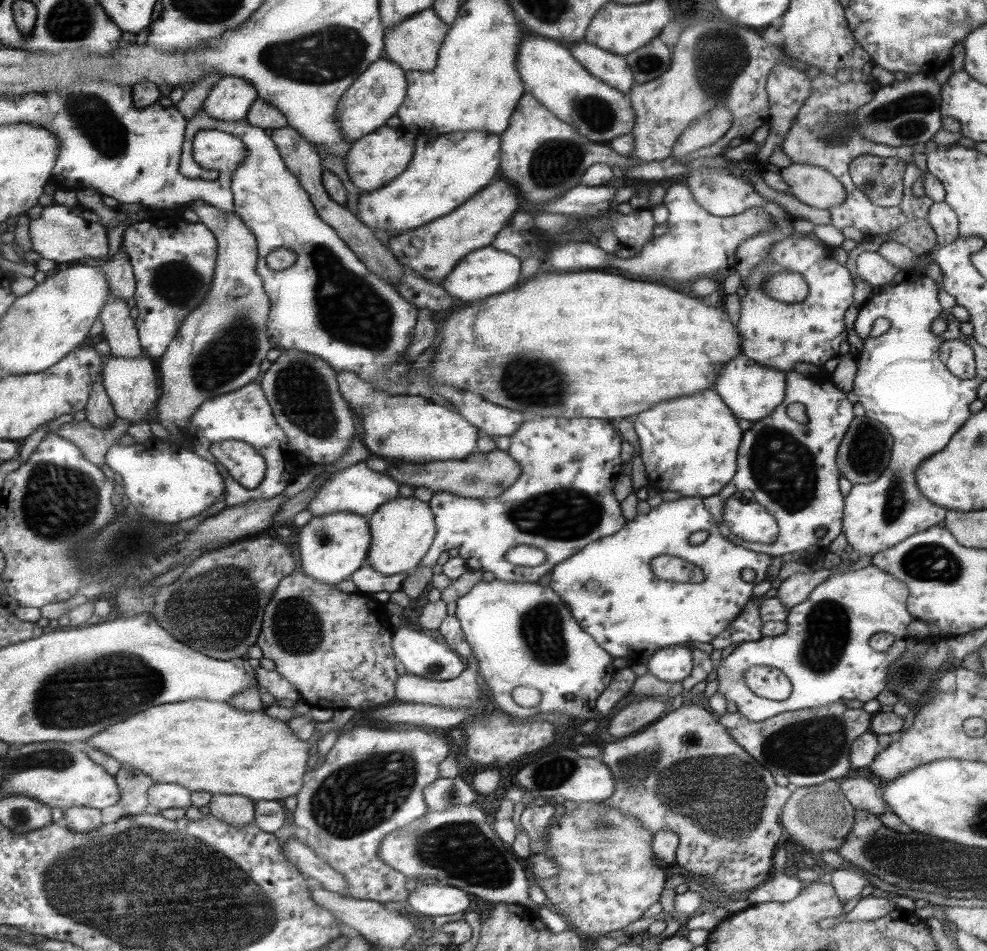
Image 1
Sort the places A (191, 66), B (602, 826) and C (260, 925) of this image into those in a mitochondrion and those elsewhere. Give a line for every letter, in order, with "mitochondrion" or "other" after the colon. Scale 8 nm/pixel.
A: other
B: mitochondrion
C: mitochondrion

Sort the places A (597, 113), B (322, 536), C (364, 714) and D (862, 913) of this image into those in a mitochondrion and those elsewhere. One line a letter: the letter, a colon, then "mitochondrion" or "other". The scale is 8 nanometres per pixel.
A: mitochondrion
B: mitochondrion
C: other
D: other

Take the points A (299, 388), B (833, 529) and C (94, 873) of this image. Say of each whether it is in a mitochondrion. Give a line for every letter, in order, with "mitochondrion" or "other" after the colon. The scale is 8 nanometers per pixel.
A: mitochondrion
B: other
C: mitochondrion

